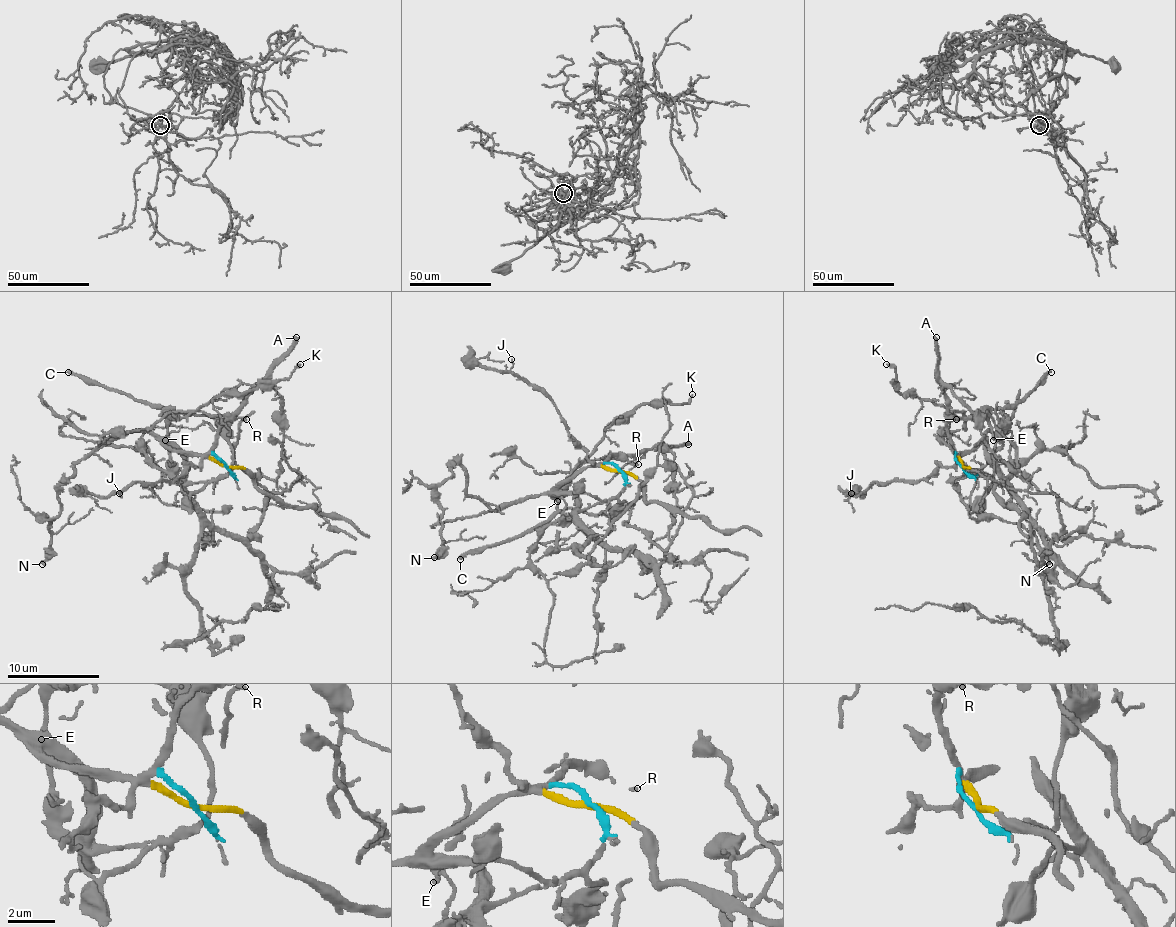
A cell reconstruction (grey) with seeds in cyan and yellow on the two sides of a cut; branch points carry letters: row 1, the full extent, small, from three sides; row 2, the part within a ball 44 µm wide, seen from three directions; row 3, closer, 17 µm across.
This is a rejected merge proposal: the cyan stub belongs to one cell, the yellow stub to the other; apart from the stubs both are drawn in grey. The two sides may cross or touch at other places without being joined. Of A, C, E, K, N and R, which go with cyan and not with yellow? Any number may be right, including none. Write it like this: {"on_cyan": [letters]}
{"on_cyan": ["A", "C", "E", "K", "R"]}

